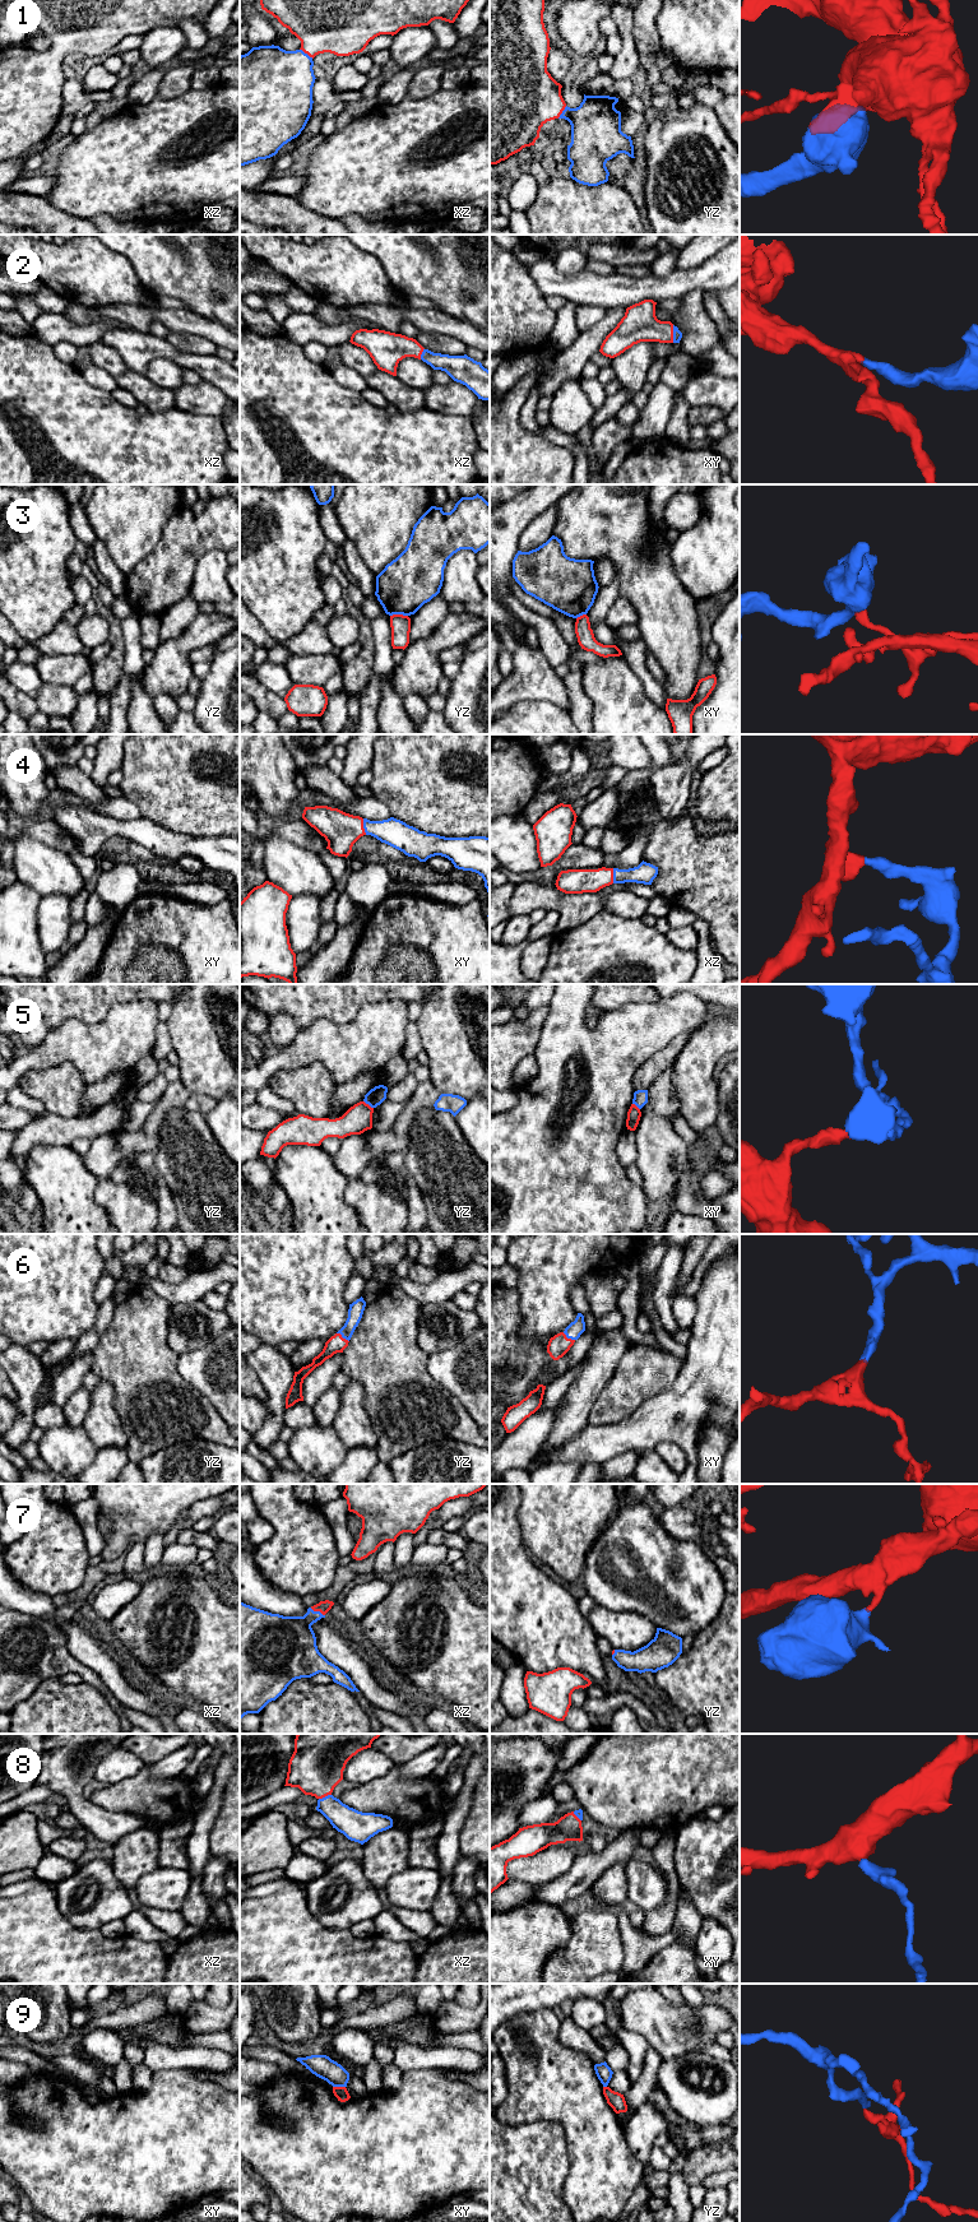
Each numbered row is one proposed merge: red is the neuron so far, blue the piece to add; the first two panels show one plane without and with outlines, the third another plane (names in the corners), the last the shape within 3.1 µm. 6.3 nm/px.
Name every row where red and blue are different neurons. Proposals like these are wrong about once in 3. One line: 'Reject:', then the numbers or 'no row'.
Reject: 3, 5, 9

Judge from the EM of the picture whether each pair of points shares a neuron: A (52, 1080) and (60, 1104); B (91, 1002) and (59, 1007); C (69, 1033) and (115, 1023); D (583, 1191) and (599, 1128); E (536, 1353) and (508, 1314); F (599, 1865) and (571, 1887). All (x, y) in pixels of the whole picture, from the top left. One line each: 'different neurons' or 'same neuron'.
A: same neuron
B: same neuron
C: same neuron
D: same neuron
E: same neuron
F: same neuron

